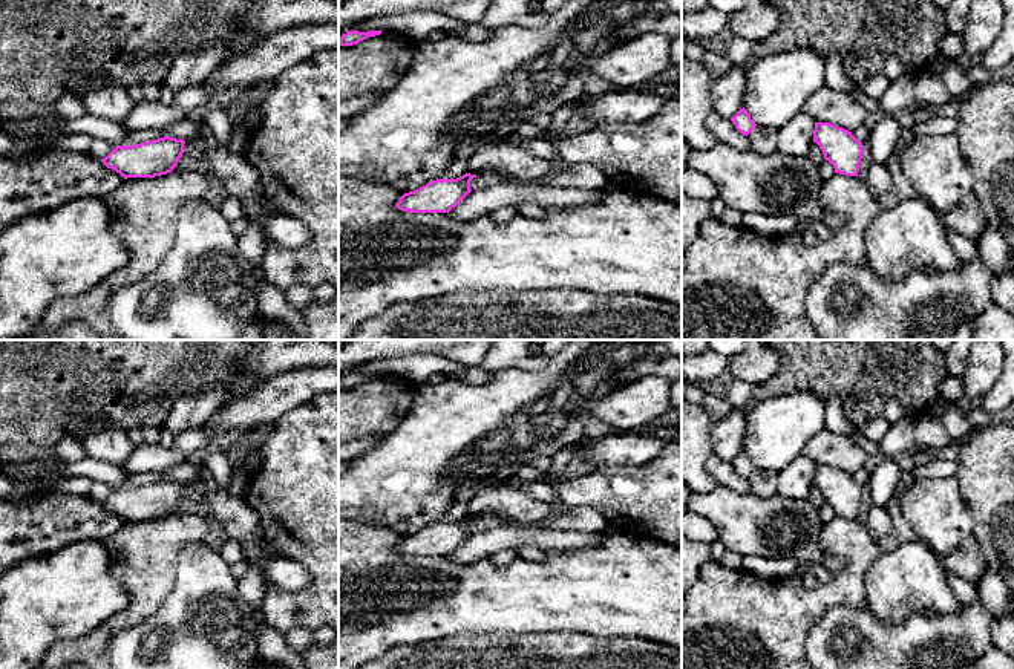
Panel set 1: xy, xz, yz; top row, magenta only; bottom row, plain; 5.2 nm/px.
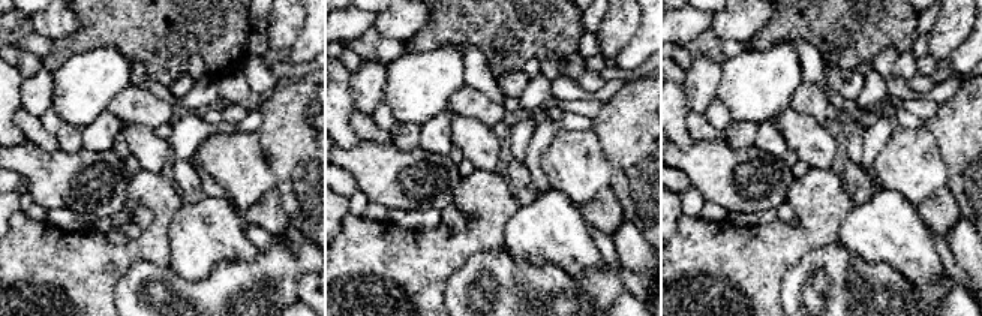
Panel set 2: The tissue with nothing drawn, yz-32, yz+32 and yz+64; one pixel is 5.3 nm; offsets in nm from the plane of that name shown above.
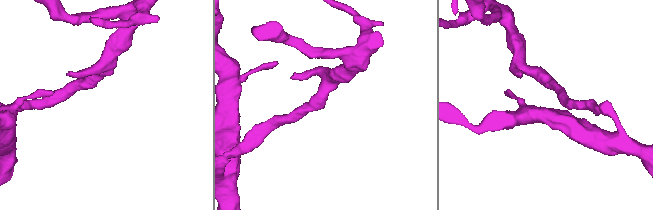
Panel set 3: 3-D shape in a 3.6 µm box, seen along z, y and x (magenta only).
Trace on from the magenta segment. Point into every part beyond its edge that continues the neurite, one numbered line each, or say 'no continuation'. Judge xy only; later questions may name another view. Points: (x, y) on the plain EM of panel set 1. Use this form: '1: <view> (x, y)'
no continuation

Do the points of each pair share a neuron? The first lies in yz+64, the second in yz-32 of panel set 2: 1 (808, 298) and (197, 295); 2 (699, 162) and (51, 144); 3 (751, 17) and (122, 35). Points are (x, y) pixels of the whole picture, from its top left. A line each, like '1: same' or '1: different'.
1: same
2: different
3: different

